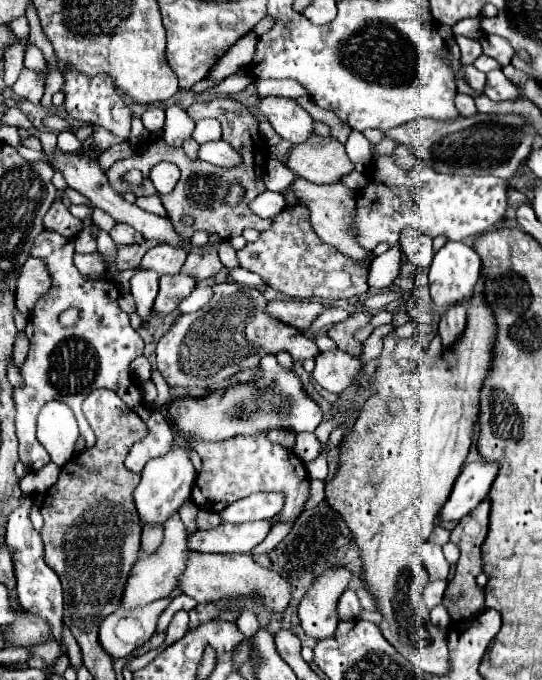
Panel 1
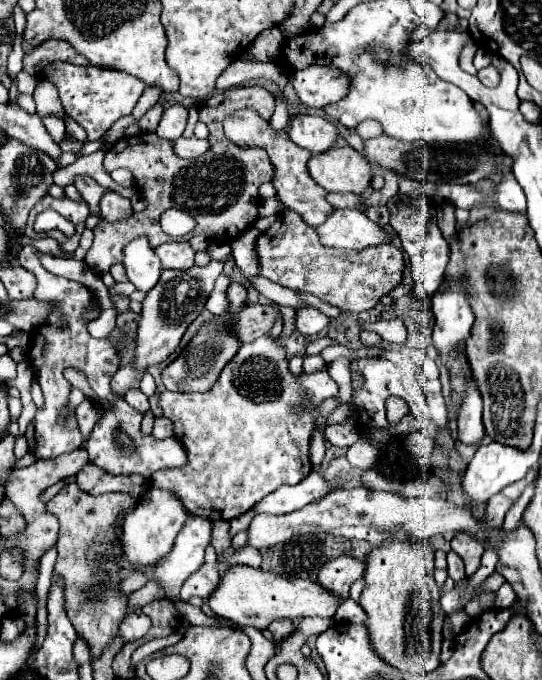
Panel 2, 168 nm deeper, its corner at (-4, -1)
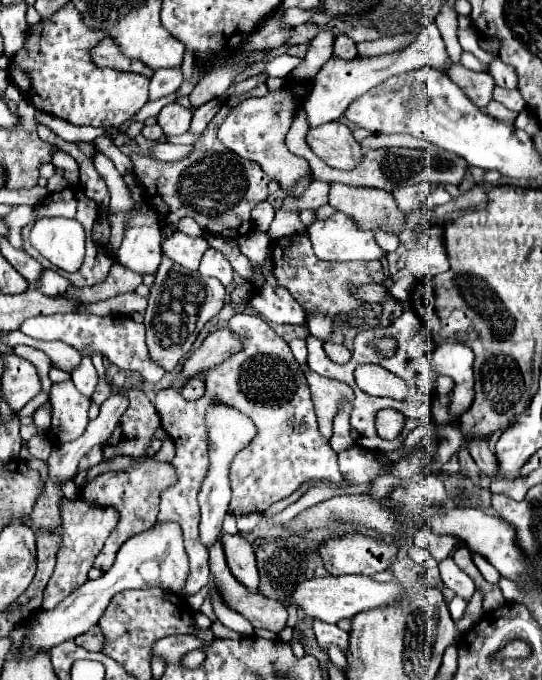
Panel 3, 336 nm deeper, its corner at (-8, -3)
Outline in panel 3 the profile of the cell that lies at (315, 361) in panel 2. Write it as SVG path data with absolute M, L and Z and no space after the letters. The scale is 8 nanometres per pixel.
M304 371L306 381L310 385L312 391L312 399L316 405L316 415L320 421L320 431L324 435L324 439L330 439L332 435L332 419L338 411L338 399L354 399L352 389L336 379L318 375L314 371Z

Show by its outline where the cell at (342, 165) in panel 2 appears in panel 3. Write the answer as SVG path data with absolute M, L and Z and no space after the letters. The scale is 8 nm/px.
M332 181L328 203L356 219L364 229L388 225L400 233L404 225L404 215L398 211L392 193L376 187L346 187L344 183Z

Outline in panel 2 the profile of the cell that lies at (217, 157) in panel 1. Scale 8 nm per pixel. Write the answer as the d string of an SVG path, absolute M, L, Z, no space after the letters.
M180 137L180 139L172 141L172 149L182 159L196 159L208 151L208 141L198 139L198 137L188 137L188 139Z

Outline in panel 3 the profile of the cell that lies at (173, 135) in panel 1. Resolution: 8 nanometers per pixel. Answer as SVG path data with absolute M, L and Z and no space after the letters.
M170 103L158 113L158 125L162 127L166 137L186 133L190 129L190 121L192 121L192 111L180 107L178 103Z

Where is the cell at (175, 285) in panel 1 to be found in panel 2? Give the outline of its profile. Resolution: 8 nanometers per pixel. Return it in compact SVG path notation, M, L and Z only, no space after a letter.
M210 261L204 267L194 265L188 271L176 271L176 269L164 269L160 275L160 281L146 293L142 301L142 313L138 321L138 339L136 339L136 353L128 367L120 367L116 375L112 377L112 393L118 397L124 397L126 391L136 389L140 383L140 375L150 365L164 363L180 345L182 335L186 333L188 325L204 311L206 299L210 297L214 289L216 277L222 273L220 261Z

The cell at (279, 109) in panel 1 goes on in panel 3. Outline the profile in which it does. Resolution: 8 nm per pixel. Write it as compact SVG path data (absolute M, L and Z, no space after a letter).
M342 121L312 127L306 135L306 143L324 163L336 169L352 169L362 157L360 145L352 137L350 127Z

